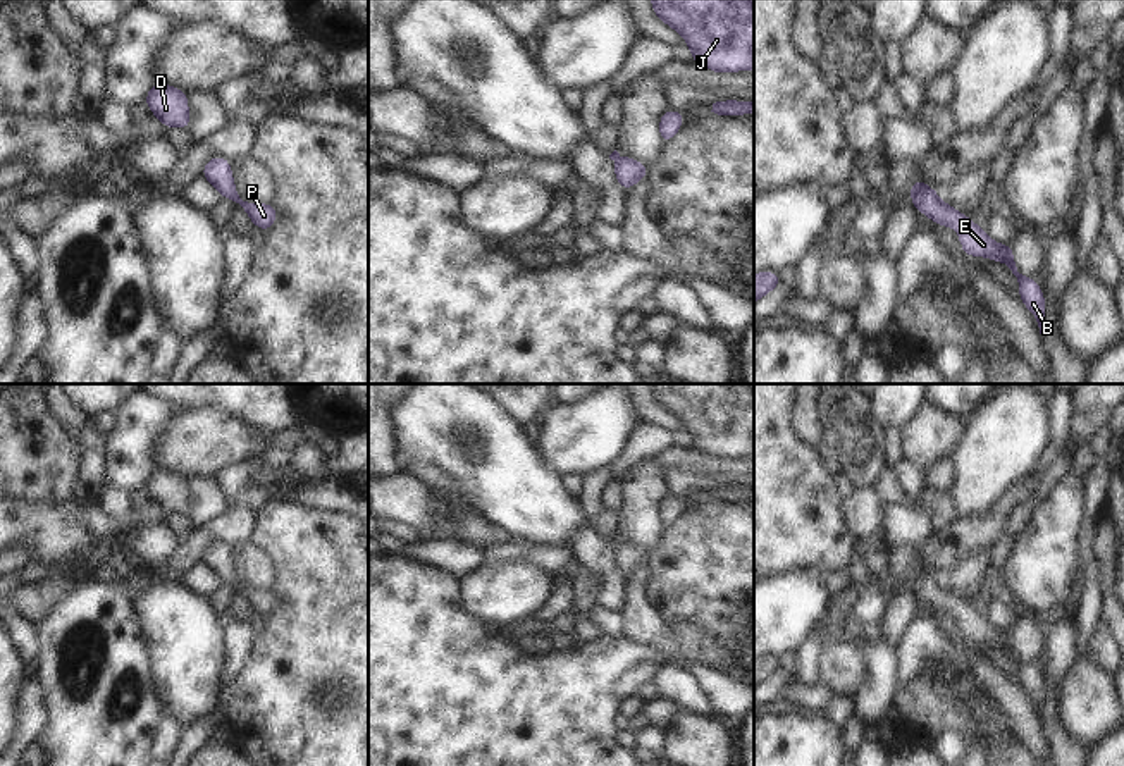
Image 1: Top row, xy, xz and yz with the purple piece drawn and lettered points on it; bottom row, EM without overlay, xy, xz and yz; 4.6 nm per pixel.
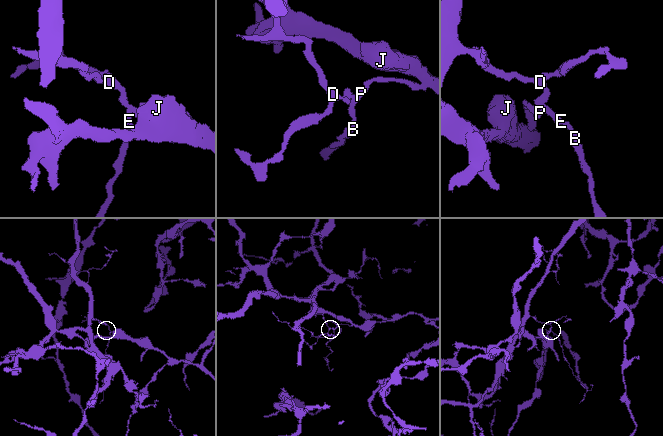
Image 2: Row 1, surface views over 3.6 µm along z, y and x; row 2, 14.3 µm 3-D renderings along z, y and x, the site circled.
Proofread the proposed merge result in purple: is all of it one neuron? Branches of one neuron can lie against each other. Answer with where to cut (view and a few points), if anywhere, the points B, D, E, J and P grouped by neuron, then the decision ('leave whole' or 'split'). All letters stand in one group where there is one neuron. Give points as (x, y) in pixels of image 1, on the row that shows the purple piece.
cut yz (923, 185), (911, 197); groups B E J P / D; split

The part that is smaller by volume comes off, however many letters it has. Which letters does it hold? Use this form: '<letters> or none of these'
D.

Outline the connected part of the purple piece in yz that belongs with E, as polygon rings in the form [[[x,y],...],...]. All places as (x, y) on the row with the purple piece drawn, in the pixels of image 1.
[[[923,186],[911,201],[917,212],[923,212],[938,227],[954,227],[960,238],[960,248],[964,255],[986,256],[993,262],[1005,263],[1012,270],[1019,282],[1019,298],[1036,318],[1041,334],[1047,300],[1043,296],[1041,286],[1034,279],[1017,272],[1012,244],[998,244],[997,241],[990,239],[974,220],[942,201],[936,189],[931,186]]]

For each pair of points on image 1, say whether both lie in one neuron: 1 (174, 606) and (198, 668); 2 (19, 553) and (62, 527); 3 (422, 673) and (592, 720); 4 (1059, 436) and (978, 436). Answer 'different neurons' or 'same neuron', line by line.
1: same neuron
2: different neurons
3: same neuron
4: different neurons

